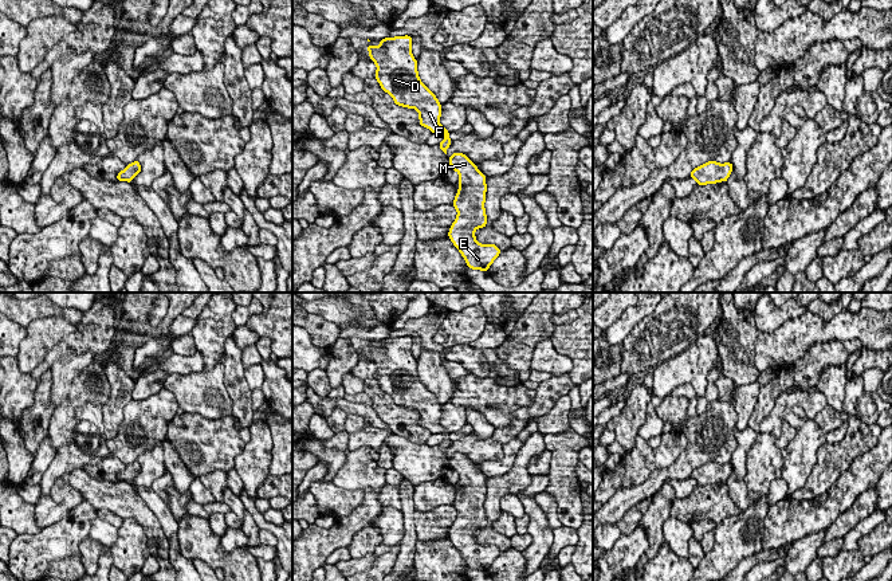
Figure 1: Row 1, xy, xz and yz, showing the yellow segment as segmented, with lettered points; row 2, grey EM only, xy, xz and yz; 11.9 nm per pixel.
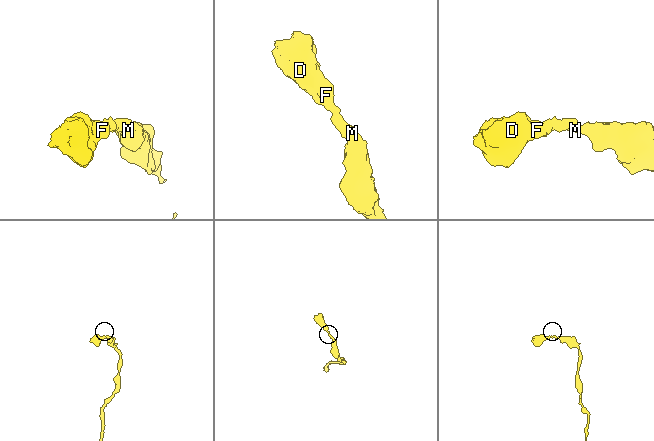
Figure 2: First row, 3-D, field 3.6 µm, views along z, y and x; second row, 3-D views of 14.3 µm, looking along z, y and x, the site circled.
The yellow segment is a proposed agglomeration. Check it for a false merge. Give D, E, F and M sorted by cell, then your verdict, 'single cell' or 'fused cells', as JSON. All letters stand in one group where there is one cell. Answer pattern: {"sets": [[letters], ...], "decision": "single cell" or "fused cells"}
{"sets": [["D", "E", "F", "M"]], "decision": "single cell"}

